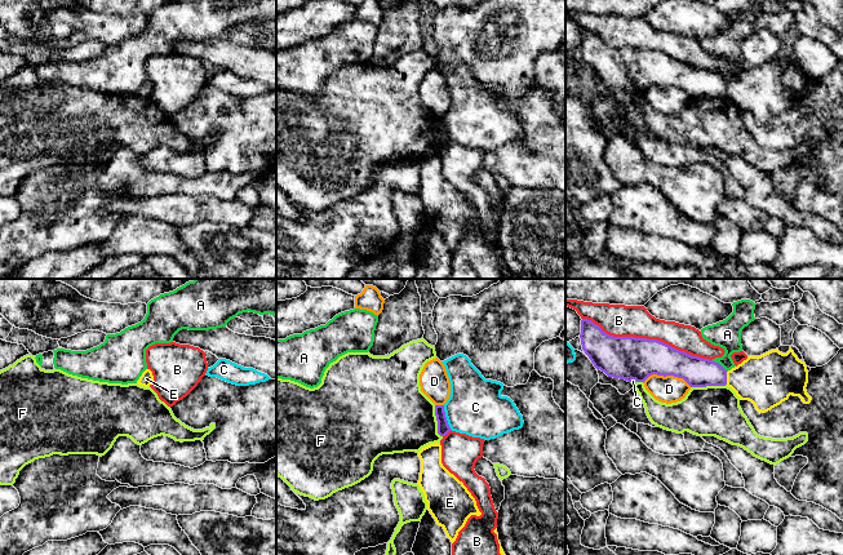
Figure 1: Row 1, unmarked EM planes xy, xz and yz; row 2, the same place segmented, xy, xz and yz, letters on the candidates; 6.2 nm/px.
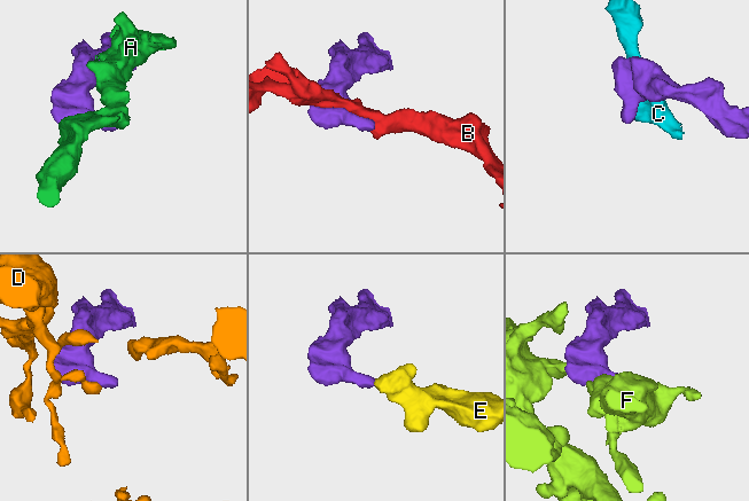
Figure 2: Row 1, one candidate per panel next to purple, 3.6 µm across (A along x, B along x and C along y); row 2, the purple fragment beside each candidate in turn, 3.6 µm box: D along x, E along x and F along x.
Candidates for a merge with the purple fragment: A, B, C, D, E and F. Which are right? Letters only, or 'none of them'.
none of them

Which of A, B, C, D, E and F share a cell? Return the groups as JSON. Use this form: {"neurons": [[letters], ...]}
{"neurons": [["A"], ["B"], ["C"], ["D"], ["E"], ["F"]]}

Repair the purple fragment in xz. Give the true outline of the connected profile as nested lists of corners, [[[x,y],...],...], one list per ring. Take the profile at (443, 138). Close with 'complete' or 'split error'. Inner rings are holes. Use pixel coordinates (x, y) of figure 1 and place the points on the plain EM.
[[[435,116],[435,126],[438,132],[438,145],[445,147],[451,142],[451,138],[445,128],[444,116]]]; complete

